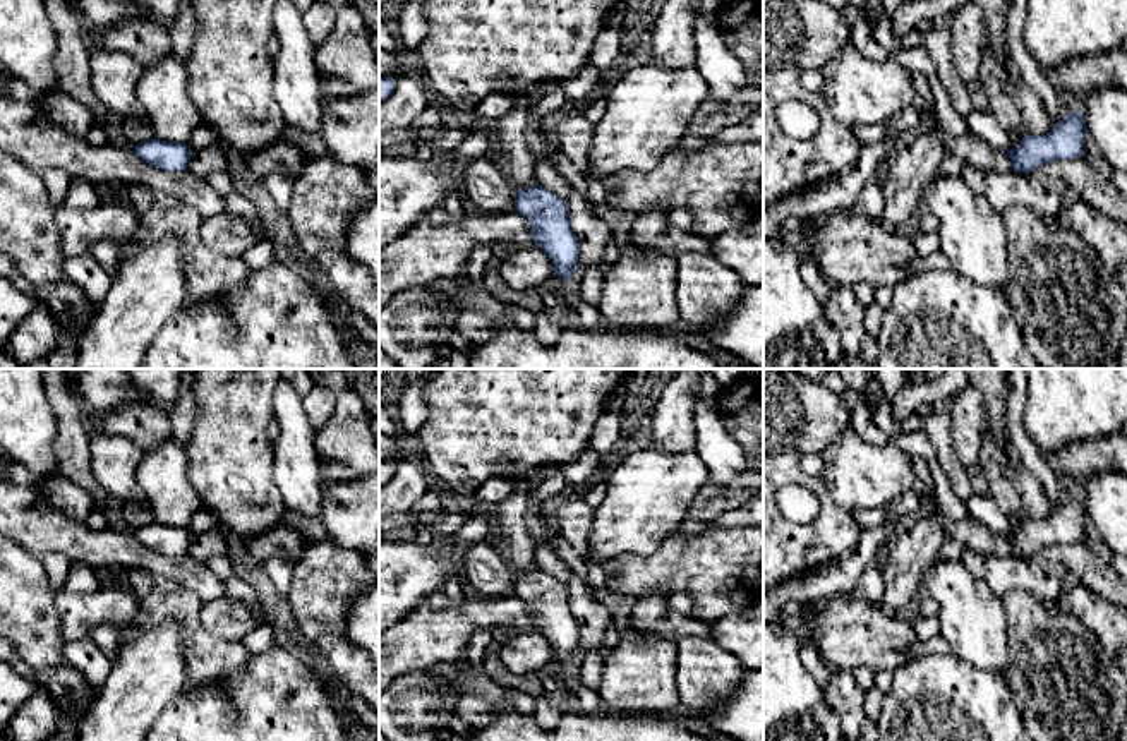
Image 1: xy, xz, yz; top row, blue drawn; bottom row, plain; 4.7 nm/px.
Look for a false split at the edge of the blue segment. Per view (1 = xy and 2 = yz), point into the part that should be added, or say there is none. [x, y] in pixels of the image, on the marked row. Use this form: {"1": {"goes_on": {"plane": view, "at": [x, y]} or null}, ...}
{"1": {"goes_on": null}, "2": {"goes_on": null}}

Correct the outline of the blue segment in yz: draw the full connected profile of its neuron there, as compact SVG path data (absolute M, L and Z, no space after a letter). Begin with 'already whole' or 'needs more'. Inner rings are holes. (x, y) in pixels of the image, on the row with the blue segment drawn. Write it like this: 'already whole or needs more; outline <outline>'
already whole; outline M1079 110L1067 113L1046 136L1024 134L1022 142L1005 149L1014 170L1029 173L1045 163L1081 158L1088 127Z

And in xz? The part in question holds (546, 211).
already whole; outline M533 184L516 192L515 211L530 223L533 242L552 261L556 283L575 276L580 247L568 220L566 199Z

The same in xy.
already whole; outline M153 137L136 144L134 153L146 163L165 172L187 172L192 151L187 142L168 142Z

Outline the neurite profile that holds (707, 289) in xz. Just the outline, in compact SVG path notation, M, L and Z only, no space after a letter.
M686 252L678 261L678 312L690 333L703 334L707 328L743 295L741 274L722 264L712 252Z

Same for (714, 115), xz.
M750 86L738 91L729 99L714 99L708 96L705 103L691 117L690 127L681 141L684 151L698 151L715 142L715 137L739 124L748 115L763 108L763 87Z

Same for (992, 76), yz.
M985 45L983 50L978 81L988 94L990 111L995 115L1000 127L1012 137L1024 137L1026 130L1022 127L1021 110L1007 89L1009 77L988 45Z

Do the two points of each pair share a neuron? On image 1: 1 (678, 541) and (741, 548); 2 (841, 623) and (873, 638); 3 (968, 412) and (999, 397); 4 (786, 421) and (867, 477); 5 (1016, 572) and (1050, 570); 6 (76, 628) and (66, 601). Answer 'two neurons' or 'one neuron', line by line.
1: one neuron
2: one neuron
3: two neurons
4: two neurons
5: one neuron
6: one neuron

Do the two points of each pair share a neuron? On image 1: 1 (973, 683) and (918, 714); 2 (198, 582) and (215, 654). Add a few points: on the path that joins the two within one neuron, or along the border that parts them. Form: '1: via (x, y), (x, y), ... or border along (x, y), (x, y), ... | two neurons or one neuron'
1: via (959, 697), (942, 714), (932, 714) | one neuron
2: border along (168, 580), (187, 587), (203, 604) | two neurons

